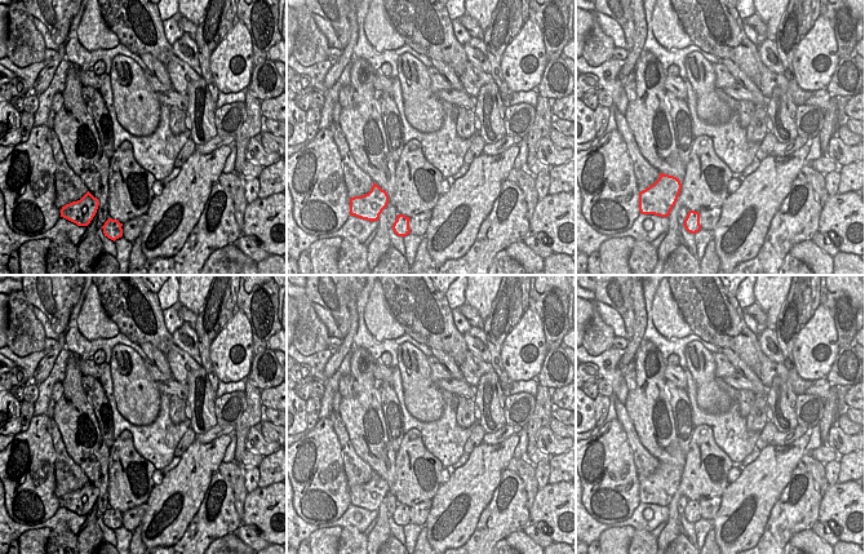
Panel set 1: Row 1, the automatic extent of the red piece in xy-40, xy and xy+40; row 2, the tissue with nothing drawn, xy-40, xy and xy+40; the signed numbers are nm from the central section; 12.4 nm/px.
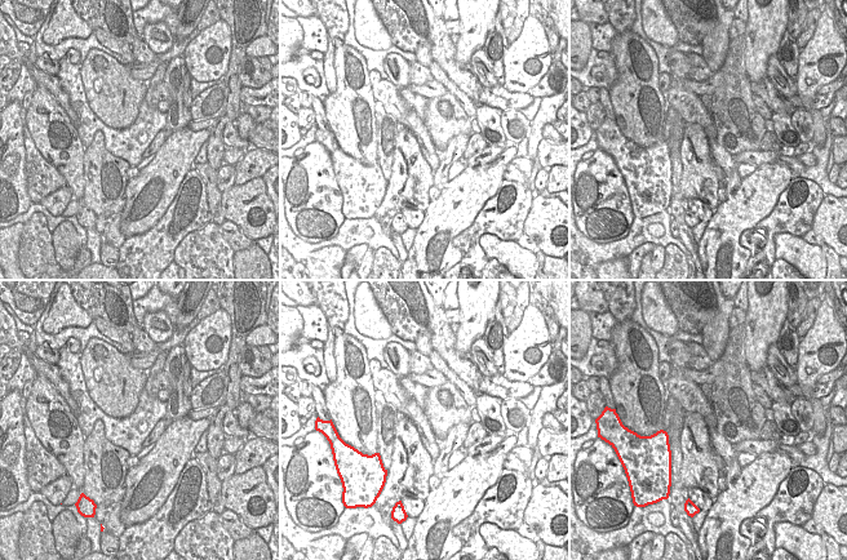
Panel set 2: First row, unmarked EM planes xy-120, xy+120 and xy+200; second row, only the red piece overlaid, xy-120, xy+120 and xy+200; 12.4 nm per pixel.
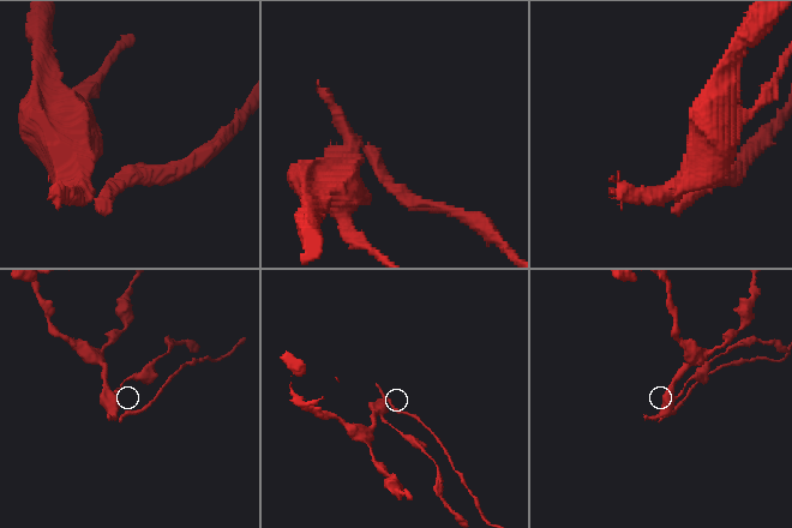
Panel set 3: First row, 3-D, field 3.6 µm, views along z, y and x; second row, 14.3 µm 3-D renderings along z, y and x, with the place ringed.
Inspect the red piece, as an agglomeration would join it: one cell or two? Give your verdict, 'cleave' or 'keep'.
cleave

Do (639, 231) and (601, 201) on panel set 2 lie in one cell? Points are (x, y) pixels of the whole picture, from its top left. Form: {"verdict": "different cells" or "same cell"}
{"verdict": "different cells"}

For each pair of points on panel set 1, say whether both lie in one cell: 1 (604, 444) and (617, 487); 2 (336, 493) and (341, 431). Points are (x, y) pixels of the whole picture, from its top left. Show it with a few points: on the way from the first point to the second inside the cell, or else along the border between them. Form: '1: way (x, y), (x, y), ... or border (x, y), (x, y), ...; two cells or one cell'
1: way (606, 455), (608, 477); one cell
2: border (328, 417), (340, 444), (345, 473); two cells

